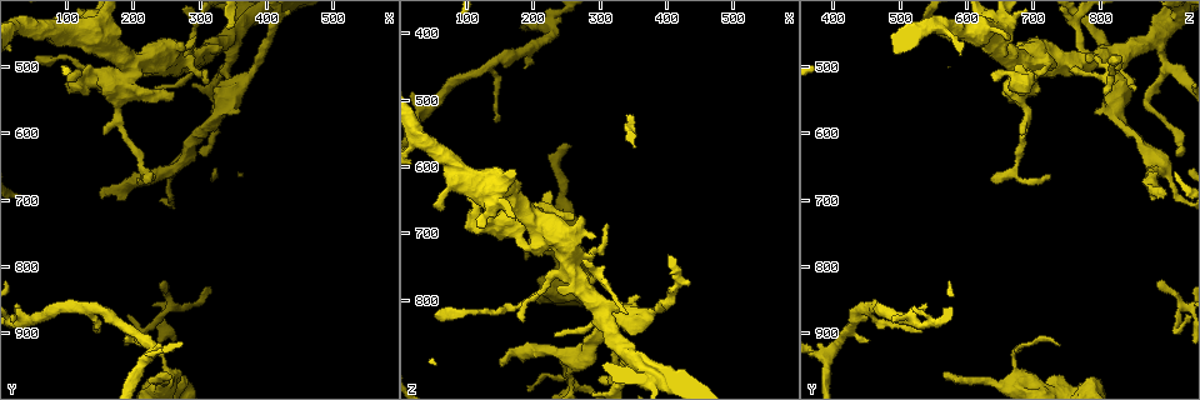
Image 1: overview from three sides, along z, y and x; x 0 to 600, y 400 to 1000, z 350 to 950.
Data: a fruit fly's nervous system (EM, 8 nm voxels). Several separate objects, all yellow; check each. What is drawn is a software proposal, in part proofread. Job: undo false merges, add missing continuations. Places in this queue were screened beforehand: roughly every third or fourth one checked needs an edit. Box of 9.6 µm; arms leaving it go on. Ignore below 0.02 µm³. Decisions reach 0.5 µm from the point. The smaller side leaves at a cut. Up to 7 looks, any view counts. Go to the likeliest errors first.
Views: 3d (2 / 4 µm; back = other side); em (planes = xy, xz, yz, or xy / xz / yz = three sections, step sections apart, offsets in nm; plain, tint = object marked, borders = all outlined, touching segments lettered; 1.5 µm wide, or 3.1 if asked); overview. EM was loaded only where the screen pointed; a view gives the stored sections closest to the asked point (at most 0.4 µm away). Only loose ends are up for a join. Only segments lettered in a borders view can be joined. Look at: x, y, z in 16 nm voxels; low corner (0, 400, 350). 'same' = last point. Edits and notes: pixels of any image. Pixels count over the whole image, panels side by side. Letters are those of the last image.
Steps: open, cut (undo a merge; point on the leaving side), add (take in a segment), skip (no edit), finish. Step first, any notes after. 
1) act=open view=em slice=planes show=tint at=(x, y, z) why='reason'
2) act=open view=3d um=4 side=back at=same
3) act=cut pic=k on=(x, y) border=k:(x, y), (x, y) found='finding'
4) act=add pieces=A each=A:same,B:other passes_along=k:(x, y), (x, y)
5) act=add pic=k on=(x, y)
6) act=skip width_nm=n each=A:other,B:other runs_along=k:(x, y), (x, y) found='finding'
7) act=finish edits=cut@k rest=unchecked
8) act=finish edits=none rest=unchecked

act=open view=em slice=xy step=4 show=borders at=(150, 695, 905)

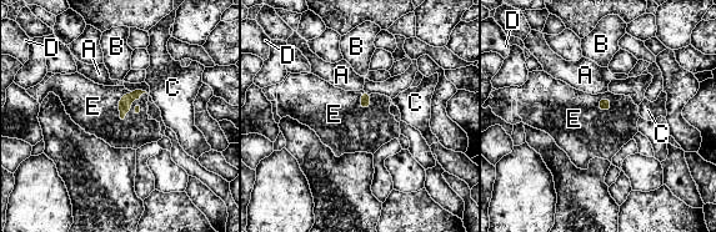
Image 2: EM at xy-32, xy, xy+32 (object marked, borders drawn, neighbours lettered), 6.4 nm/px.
act=add pic=2 on=(93, 106) each=A:other,B:other,C:other,D:other,E:same passes_along=2:(124, 105), (129, 105), (93, 106) found='it goes on there'

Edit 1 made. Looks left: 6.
act=open view=3d um=2 at=(255, 965, 565) why='free end'

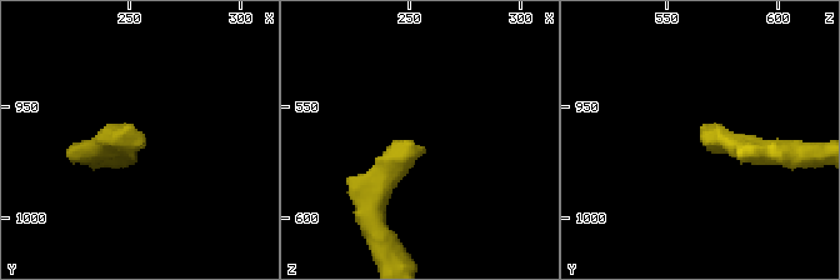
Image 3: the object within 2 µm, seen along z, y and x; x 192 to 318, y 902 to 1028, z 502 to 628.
act=open view=em slice=planes show=borders at=(258, 963, 567)

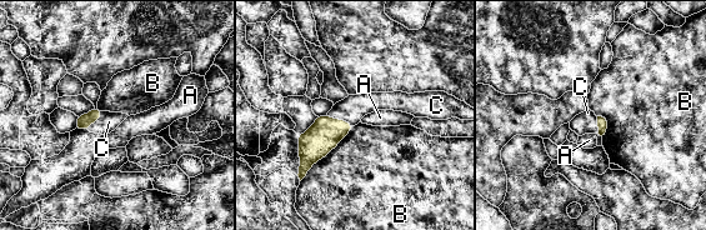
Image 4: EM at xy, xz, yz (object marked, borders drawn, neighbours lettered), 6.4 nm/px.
act=add pic=4 on=(354, 108) each=A:other,B:other,C:same found='it goes on there'

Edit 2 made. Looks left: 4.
act=open view=overview

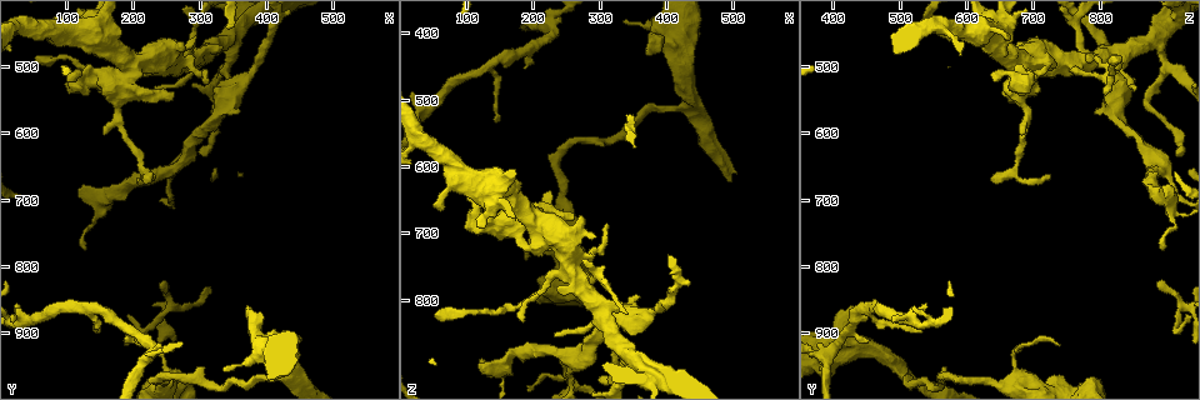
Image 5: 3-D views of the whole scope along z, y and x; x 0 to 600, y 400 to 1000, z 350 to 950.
act=open view=em slice=planes show=plain at=(375, 860, 435) why='thick end'

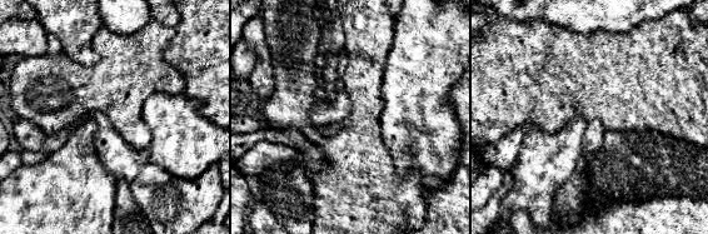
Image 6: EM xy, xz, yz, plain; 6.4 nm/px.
act=open view=em slice=planes show=borders at=same

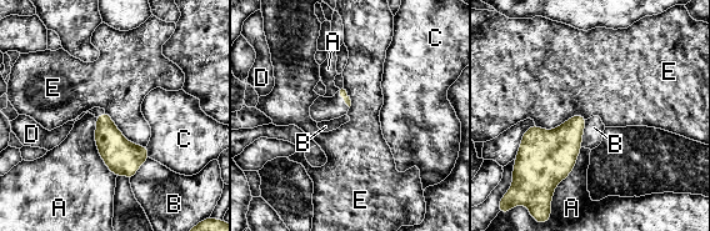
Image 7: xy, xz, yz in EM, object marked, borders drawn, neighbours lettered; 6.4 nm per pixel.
act=skip each=A:other,B:other,C:other,D:other,E:other found='no lettered segment goes on from it'

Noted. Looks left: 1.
act=finish edits=add@2,add@4 rest=unchecked

